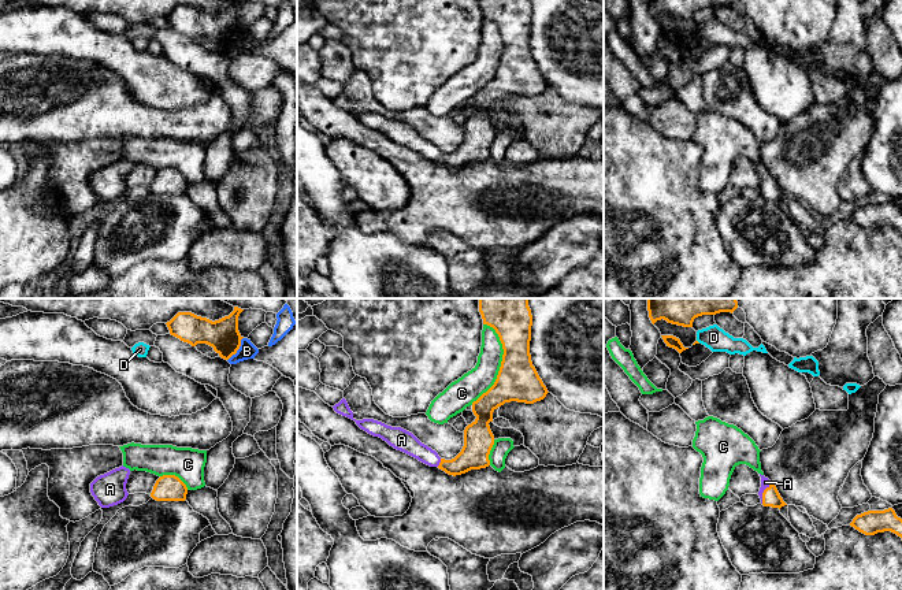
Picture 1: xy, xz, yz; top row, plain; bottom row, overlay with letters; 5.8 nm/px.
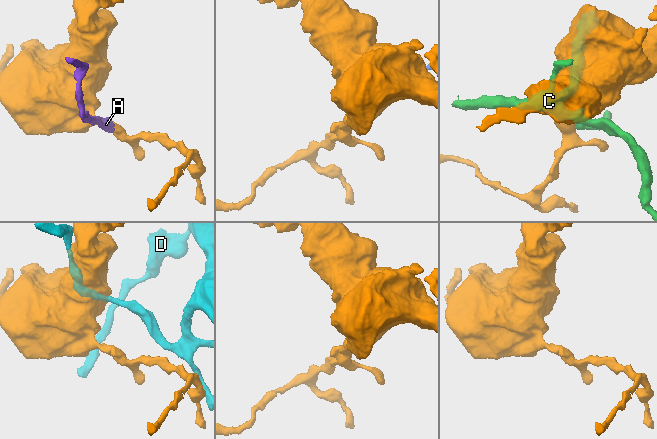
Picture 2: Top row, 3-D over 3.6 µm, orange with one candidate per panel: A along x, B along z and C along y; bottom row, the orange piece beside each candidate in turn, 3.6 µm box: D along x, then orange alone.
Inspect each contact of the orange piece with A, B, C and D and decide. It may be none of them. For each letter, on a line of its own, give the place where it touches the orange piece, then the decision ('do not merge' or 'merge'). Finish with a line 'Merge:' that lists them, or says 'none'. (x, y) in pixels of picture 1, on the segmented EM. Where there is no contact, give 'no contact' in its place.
A: yz (763, 493) | merge
B: xy (238, 348) | do not merge
C: xz (501, 364) | do not merge
D: no contact | do not merge
Merge: A

